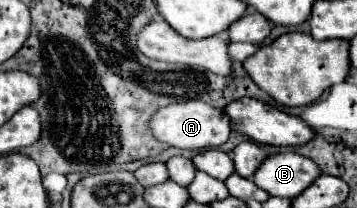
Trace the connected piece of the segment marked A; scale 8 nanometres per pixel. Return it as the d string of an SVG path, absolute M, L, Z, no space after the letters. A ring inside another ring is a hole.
M186 101L162 107L152 119L150 119L152 133L158 141L164 141L168 145L180 147L180 149L204 149L204 147L220 147L228 141L230 135L230 117L204 103L204 101Z

